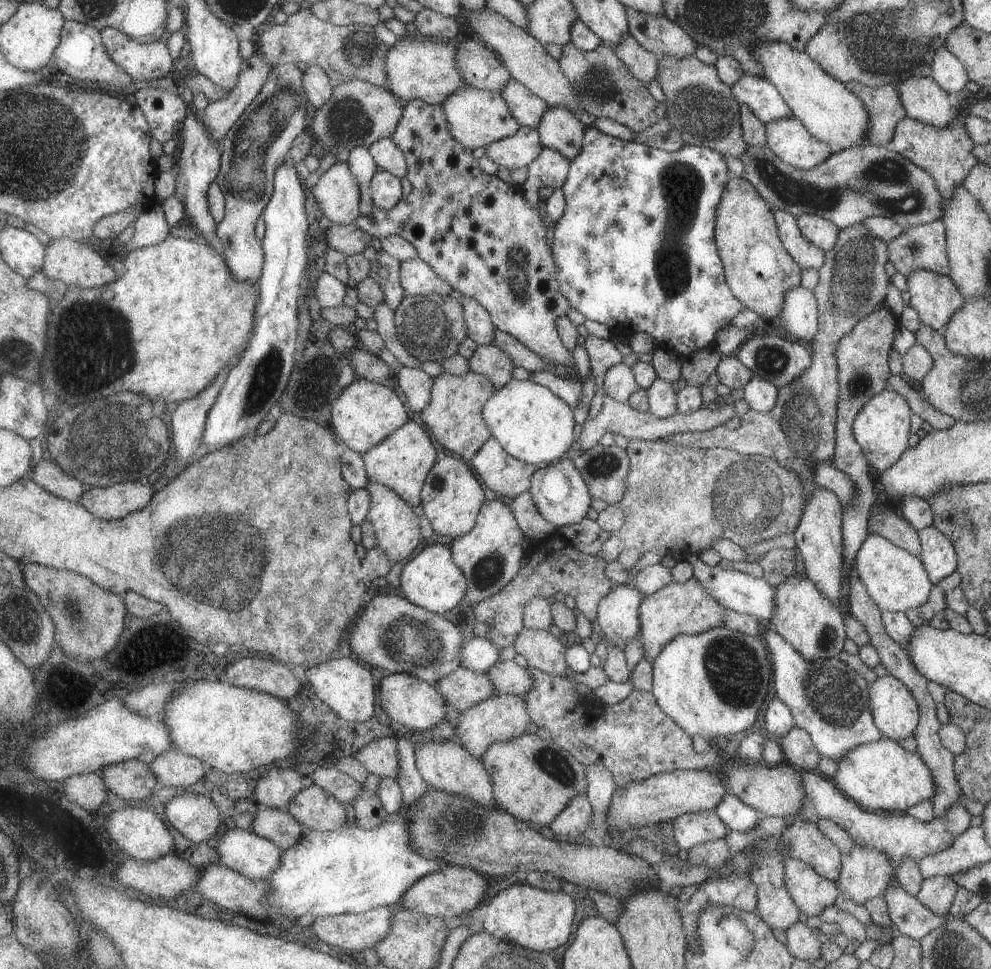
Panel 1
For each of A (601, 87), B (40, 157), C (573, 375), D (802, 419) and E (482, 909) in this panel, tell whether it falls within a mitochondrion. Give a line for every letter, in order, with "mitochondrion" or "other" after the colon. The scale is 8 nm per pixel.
A: mitochondrion
B: mitochondrion
C: other
D: mitochondrion
E: other

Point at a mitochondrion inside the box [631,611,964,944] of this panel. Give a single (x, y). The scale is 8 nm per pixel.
(834, 698)

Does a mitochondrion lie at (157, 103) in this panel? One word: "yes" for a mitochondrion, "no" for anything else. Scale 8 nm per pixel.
no

